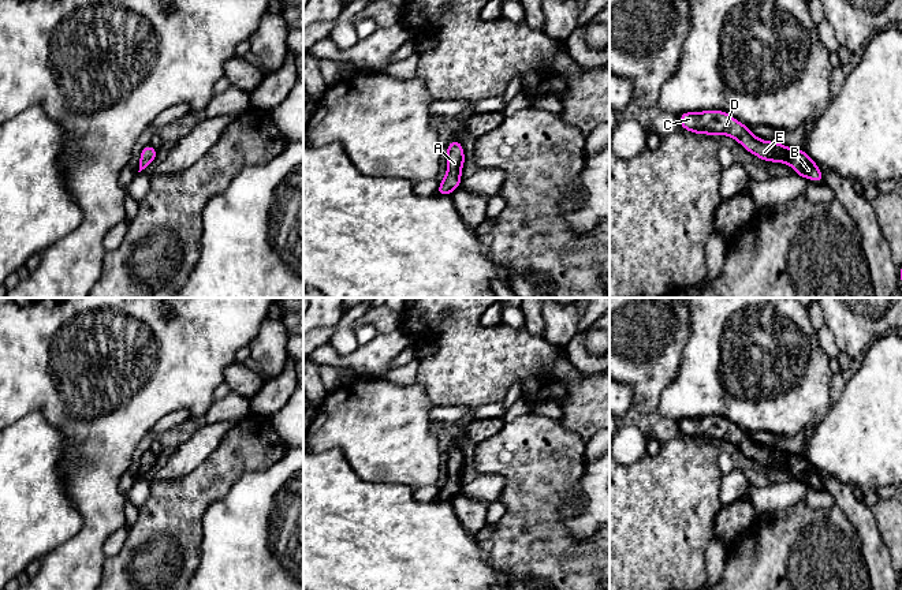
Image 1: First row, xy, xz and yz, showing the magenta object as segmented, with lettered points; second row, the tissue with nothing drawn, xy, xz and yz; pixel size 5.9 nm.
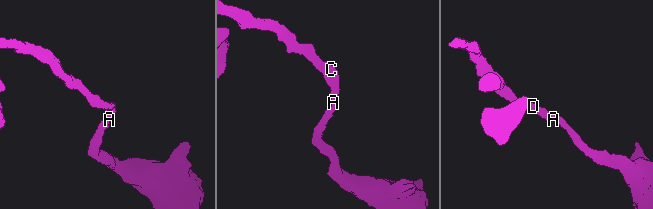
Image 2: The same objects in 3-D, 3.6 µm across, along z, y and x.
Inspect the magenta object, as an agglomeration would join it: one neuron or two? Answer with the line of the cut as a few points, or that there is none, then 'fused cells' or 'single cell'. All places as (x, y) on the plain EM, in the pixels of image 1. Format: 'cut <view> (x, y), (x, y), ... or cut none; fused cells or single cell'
cut none; single cell

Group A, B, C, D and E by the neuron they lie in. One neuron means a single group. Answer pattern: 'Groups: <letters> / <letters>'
Groups: A B C D E

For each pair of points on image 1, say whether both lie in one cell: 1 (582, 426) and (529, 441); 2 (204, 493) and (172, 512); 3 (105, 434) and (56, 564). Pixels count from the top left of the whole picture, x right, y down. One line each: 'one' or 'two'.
1: two
2: one
3: one

